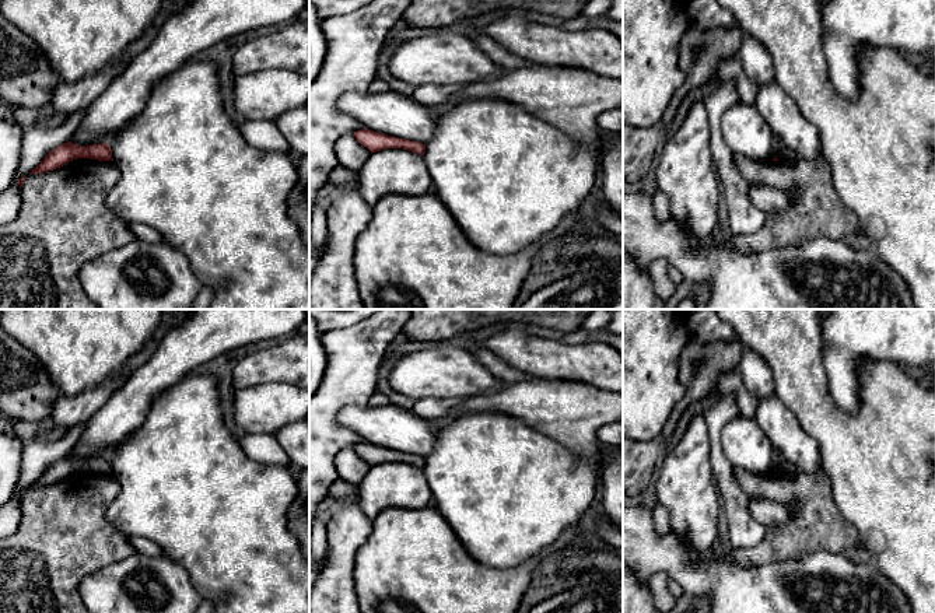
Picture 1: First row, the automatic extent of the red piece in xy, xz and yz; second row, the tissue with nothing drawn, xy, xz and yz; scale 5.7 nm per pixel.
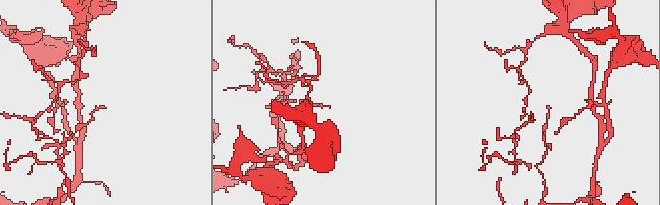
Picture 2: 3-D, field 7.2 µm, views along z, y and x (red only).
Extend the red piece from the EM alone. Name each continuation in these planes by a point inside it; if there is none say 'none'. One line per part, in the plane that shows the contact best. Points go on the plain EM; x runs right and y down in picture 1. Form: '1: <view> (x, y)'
none

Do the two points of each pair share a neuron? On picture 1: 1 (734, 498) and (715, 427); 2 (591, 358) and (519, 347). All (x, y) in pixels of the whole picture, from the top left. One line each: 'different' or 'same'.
1: same
2: same

